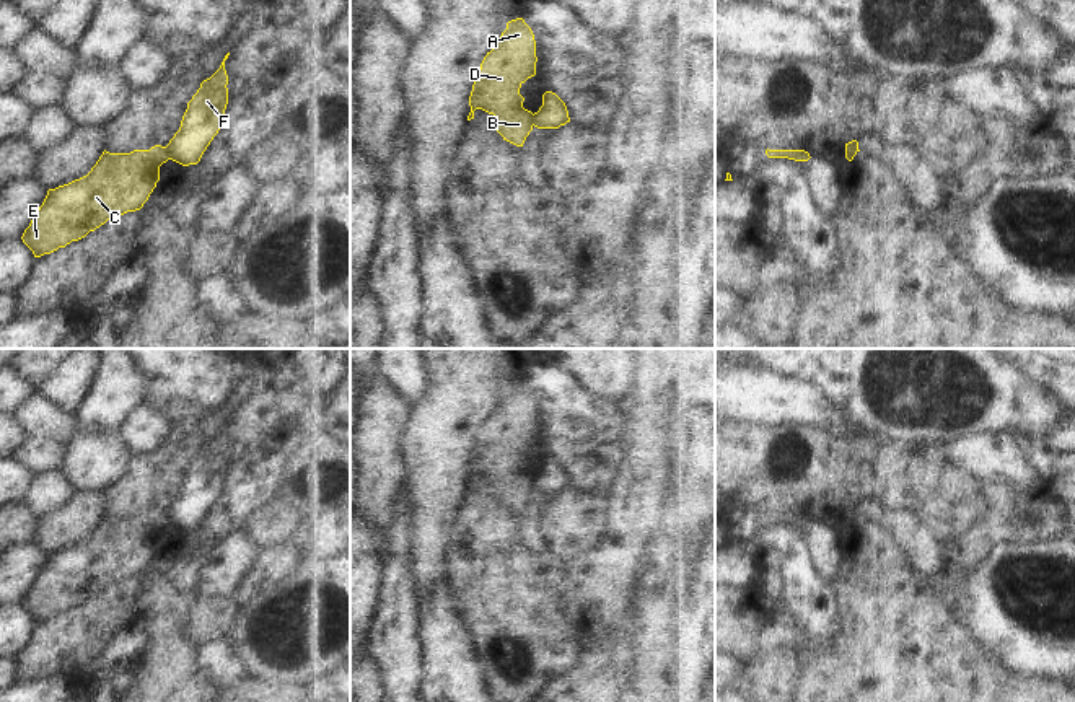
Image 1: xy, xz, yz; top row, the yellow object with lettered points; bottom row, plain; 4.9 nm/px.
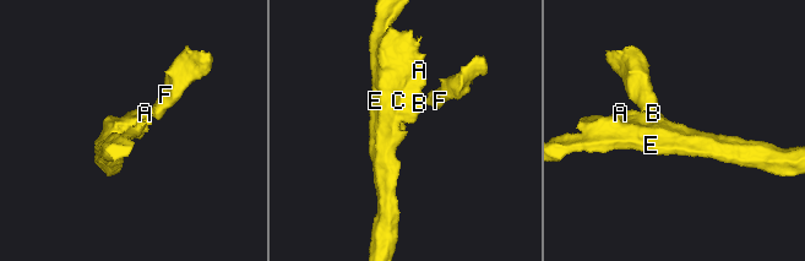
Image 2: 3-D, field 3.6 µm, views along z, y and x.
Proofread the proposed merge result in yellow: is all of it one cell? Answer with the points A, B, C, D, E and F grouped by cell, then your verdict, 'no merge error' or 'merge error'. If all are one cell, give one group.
A B C D E / F | merge error

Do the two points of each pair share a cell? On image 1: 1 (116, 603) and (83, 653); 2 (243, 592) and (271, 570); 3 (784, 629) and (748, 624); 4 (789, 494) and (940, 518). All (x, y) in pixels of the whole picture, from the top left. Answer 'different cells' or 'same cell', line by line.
1: same cell
2: same cell
3: same cell
4: same cell

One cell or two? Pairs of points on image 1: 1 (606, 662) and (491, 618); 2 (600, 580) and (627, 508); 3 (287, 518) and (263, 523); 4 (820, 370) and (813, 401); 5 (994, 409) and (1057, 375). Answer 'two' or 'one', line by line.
1: two
2: one
3: one
4: two
5: two

